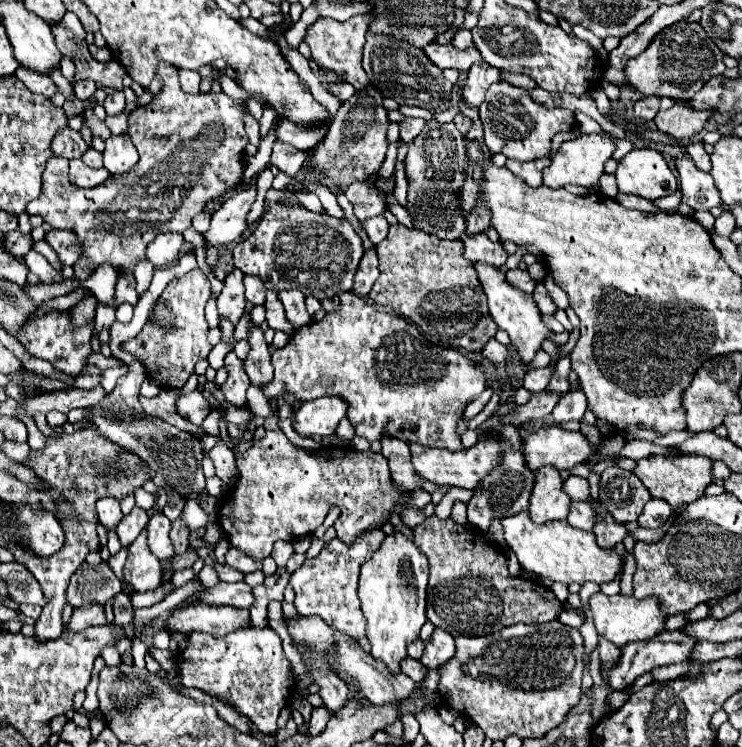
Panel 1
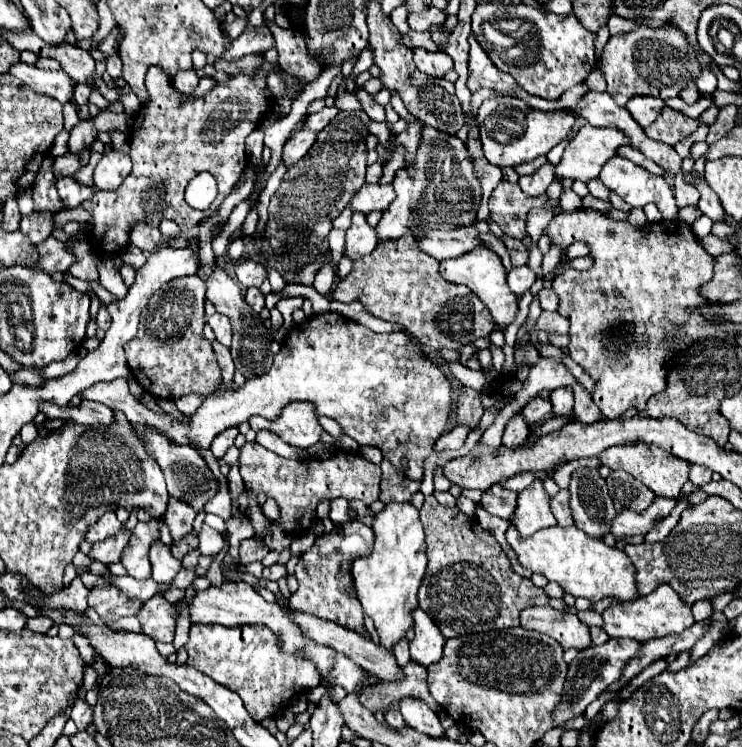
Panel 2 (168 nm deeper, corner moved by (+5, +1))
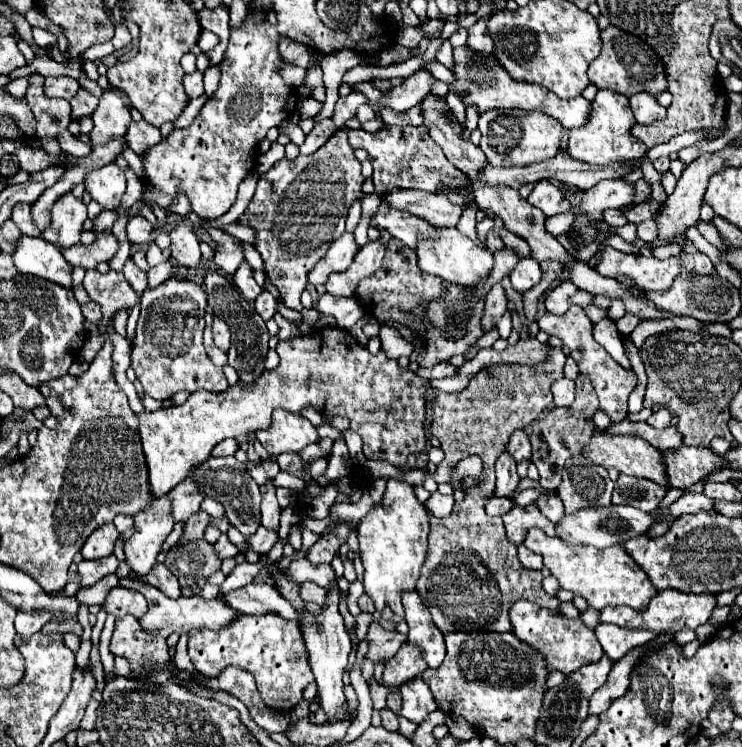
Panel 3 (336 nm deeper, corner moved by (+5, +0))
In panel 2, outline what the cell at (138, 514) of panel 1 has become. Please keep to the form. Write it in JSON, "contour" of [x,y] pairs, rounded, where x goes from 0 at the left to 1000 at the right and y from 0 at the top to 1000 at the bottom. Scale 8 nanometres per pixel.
{"contour":[[[163,705],[158,716],[142,722],[139,727],[128,727],[125,735],[123,735],[123,740],[120,740],[120,746],[123,746],[125,751],[136,751],[136,754],[142,754],[142,756],[158,754],[160,746],[163,746],[166,732],[174,727],[174,719],[177,719],[177,711],[168,708],[168,705]]]}

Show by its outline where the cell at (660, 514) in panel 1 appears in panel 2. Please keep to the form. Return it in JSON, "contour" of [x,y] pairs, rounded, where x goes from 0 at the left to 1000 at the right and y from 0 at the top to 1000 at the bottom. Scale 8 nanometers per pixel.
{"contour":[[[883,665],[883,671],[864,687],[856,684],[840,684],[834,687],[826,700],[823,700],[823,714],[837,719],[850,719],[850,716],[869,716],[875,714],[894,692],[899,692],[910,679],[910,668],[899,665]]]}

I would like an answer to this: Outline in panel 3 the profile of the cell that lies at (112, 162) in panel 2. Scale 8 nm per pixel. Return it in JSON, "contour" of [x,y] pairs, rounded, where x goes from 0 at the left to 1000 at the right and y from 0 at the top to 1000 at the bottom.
{"contour":[[[158,220],[131,225],[115,241],[115,254],[120,257],[123,268],[128,268],[139,281],[158,281],[168,252],[168,230]]]}

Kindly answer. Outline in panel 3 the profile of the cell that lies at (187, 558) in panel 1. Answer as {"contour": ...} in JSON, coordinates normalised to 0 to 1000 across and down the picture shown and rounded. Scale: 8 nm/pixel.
{"contour":[[[274,683],[263,685],[263,688],[249,699],[249,715],[247,715],[244,726],[247,726],[247,723],[255,723],[255,720],[268,720],[268,718],[274,718],[274,712],[276,712],[276,707],[279,707],[282,699],[284,699],[284,691],[282,691],[279,685],[274,685]]]}

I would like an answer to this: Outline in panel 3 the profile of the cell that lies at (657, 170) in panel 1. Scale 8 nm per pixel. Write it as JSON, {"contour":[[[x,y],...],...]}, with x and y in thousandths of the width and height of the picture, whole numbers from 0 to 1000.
{"contour":[[[813,241],[794,252],[783,265],[783,284],[799,297],[813,295],[813,284],[821,278],[837,278],[853,268],[853,249],[840,241]]]}

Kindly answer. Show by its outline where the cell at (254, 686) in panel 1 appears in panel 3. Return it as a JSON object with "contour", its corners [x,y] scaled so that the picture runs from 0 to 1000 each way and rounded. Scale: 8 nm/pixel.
{"contour":[[[368,819],[352,825],[319,825],[298,843],[274,841],[255,846],[252,873],[263,897],[274,905],[290,908],[306,892],[322,892],[338,900],[352,937],[368,950],[395,950],[408,934],[408,921],[422,913],[400,830],[381,830]]]}

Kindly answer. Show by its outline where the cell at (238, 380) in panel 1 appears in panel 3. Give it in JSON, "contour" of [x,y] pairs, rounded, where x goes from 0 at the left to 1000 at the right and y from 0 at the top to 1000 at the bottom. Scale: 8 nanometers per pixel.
{"contour":[[[276,442],[274,455],[276,455],[276,469],[279,469],[279,477],[284,479],[284,485],[287,485],[290,490],[303,490],[303,487],[306,487],[306,474],[287,461],[287,447],[284,447],[284,442]]]}

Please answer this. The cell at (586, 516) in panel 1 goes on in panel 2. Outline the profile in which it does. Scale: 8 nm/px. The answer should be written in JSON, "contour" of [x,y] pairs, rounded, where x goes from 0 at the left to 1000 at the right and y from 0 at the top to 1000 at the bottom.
{"contour":[[[756,655],[748,665],[743,665],[743,684],[753,705],[767,705],[772,700],[772,689],[767,679],[767,655]]]}

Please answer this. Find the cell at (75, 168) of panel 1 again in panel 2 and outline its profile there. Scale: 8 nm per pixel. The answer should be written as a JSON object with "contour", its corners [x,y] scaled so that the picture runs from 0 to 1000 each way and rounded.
{"contour":[[[80,237],[74,245],[88,277],[104,277],[109,274],[115,266],[123,266],[123,261],[128,258],[125,248],[112,248],[98,237]]]}

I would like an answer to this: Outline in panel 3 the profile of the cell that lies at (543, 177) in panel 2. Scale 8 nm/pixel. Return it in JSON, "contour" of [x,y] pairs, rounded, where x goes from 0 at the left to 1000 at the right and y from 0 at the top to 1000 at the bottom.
{"contour":[[[729,241],[721,254],[716,257],[716,262],[710,265],[710,270],[721,278],[726,278],[737,292],[740,289],[751,289],[759,286],[770,278],[767,268],[761,268],[759,257],[751,254],[740,241]]]}

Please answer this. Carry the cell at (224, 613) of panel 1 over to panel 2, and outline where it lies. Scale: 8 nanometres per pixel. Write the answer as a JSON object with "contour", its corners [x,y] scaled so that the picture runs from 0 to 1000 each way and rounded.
{"contour":[[[214,797],[204,799],[187,818],[193,847],[206,853],[209,858],[233,858],[233,845],[239,834],[236,821],[239,818],[228,805]]]}

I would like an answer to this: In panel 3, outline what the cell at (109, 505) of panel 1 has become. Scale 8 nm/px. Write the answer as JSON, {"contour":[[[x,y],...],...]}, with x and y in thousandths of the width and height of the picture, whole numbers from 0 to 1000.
{"contour":[[[152,699],[133,704],[133,710],[128,710],[109,734],[112,750],[133,750],[133,747],[150,744],[158,720],[160,720],[160,712]]]}

